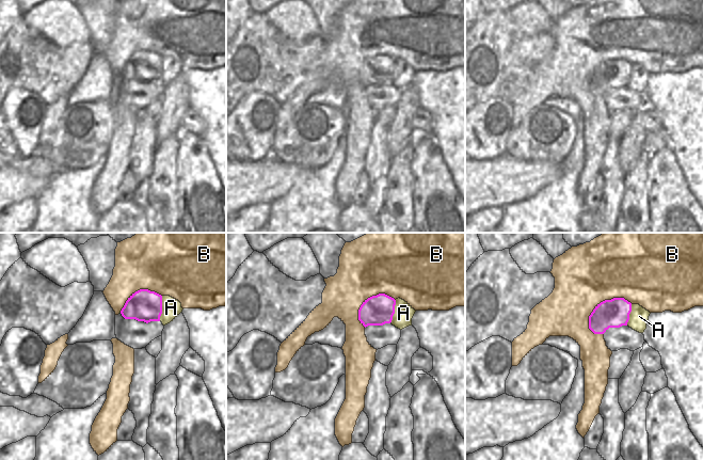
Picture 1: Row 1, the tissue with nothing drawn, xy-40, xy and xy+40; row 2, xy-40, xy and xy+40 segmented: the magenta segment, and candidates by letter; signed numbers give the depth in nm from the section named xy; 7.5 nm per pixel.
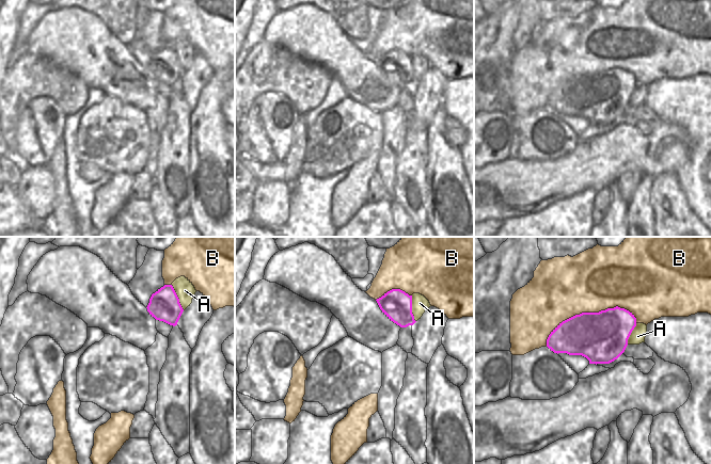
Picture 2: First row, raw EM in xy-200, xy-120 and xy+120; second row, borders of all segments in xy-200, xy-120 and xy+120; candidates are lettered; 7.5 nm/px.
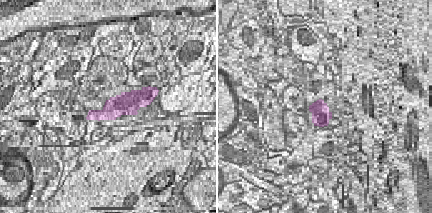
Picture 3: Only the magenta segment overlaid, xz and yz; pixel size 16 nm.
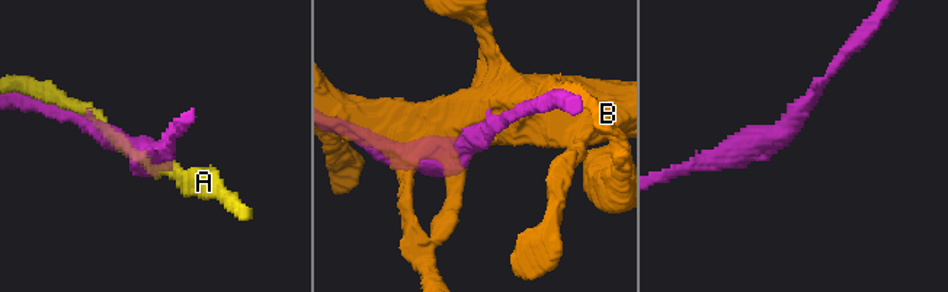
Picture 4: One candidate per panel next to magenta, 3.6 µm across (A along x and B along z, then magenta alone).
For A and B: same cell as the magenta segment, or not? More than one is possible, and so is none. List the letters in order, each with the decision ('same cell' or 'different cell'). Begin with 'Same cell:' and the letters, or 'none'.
Same cell: none
A: different cell
B: different cell

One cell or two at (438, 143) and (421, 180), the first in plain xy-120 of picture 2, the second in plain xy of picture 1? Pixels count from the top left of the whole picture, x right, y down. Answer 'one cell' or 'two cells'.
one cell

